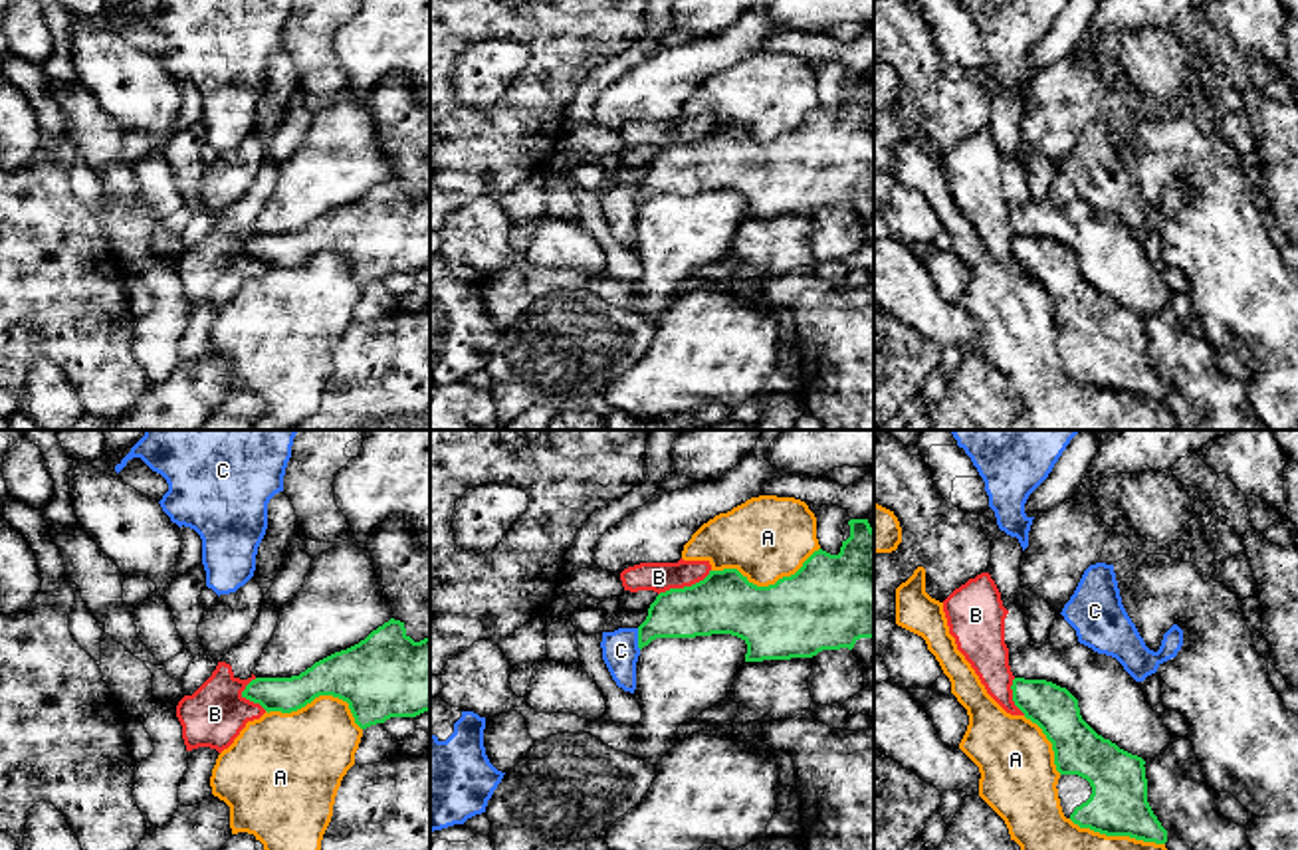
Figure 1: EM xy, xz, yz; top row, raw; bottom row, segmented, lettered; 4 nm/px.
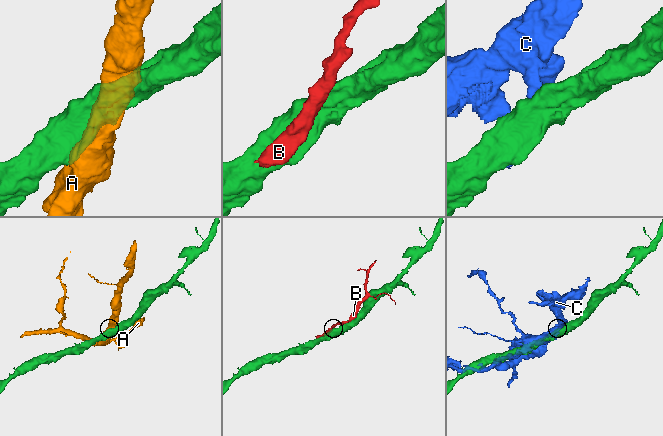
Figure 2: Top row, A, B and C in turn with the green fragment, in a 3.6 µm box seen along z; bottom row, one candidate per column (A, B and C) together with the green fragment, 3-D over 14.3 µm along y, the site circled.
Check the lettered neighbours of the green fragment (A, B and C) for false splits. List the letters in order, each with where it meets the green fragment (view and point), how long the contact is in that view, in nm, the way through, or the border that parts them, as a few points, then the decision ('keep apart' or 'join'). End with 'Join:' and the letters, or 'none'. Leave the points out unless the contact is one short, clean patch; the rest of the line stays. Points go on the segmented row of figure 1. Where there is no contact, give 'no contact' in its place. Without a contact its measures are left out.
A: contact xz (765, 587); length 460 nm; keep apart
B: contact xz (684, 587); length 240 nm; keep apart
C: contact xz (639, 638); length 90 nm; keep apart
Join: none

